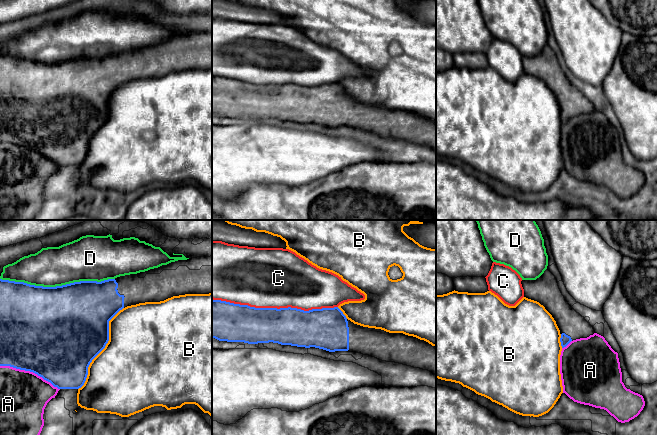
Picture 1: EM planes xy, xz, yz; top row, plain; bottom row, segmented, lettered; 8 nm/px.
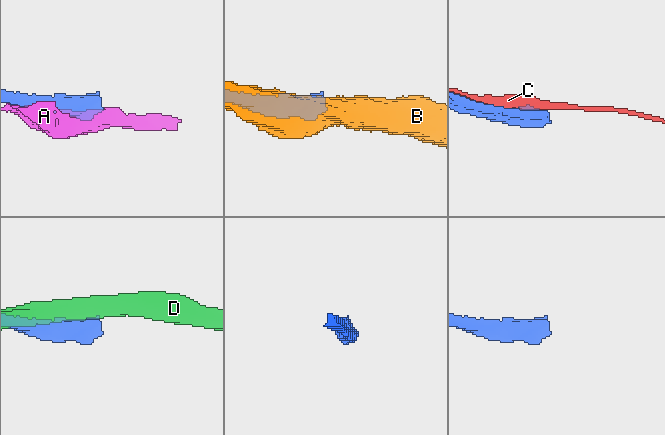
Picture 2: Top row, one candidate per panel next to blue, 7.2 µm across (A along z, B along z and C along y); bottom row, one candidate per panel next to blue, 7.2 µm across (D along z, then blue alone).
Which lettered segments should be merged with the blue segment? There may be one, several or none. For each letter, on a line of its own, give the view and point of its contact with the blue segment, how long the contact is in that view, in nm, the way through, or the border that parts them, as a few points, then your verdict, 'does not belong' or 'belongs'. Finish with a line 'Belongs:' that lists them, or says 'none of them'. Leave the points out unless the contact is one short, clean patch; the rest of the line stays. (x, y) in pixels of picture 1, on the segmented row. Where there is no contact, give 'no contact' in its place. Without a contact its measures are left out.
A: xy (30, 371) | 500 nm | does not belong
B: xy (104, 347) | 750 nm | does not belong
C: xz (275, 308) | 1000 nm | does not belong
D: xy (57, 286) | 900 nm | does not belong
Belongs: none of them

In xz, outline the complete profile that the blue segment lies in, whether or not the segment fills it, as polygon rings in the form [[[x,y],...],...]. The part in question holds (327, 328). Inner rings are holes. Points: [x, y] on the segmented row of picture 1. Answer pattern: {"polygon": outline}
{"polygon": [[[212,299],[212,338],[248,344],[278,343],[297,347],[315,347],[329,352],[350,351],[428,370],[436,375],[436,347],[403,333],[363,327],[346,318],[338,308],[304,311],[297,308],[255,308]]]}

